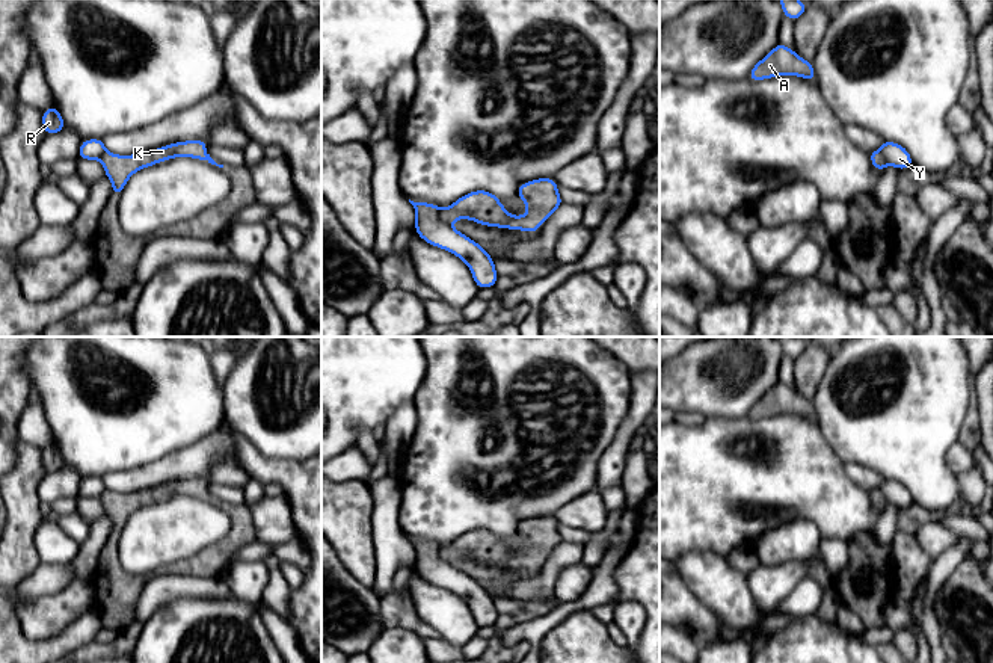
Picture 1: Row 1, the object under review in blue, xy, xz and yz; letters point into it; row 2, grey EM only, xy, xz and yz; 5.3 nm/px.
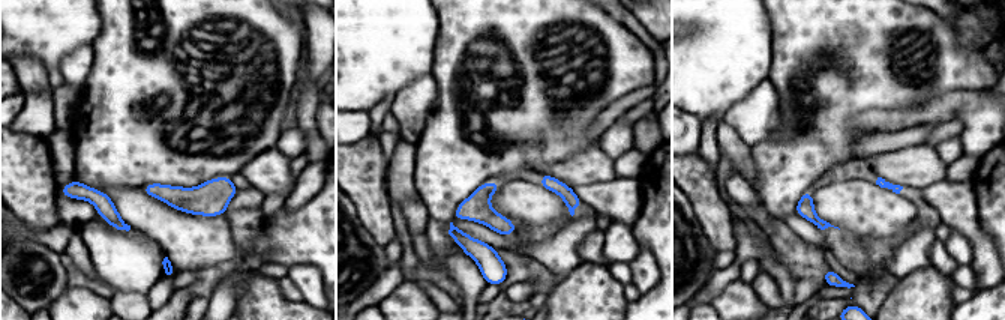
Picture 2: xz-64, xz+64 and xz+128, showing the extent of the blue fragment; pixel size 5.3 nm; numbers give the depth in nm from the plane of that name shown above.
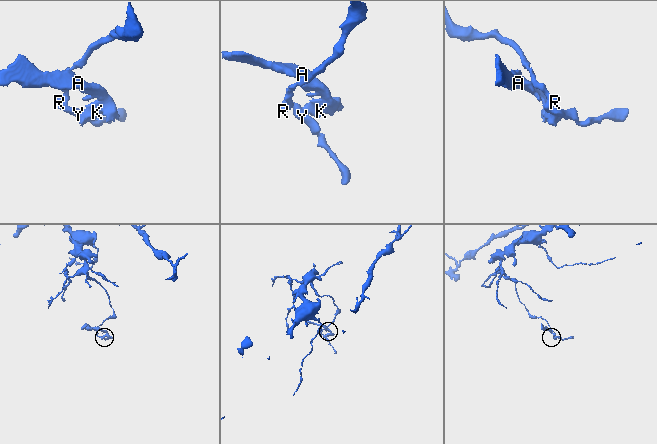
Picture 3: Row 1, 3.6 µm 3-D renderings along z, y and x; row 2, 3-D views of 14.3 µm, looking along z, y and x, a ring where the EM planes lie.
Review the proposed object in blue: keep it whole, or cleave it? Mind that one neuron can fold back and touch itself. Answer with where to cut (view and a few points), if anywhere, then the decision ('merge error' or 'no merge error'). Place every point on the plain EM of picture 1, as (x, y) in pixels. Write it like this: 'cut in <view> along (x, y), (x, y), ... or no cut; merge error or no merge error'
cut in xz along (439, 547), (439, 555), (448, 562); merge error

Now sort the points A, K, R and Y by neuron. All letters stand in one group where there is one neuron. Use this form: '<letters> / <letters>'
A K / R Y

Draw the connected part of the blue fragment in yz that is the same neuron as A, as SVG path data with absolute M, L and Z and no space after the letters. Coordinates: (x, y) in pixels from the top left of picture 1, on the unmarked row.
M777 382L764 397L761 397L749 412L749 417L759 420L779 414L798 414L815 420L812 400L800 396L792 387Z

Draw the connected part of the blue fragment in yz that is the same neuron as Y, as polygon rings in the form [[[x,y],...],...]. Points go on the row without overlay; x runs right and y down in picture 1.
[[[884,479],[881,485],[877,488],[877,491],[880,491],[884,495],[886,503],[890,503],[896,507],[907,507],[913,503],[908,489],[896,480]]]

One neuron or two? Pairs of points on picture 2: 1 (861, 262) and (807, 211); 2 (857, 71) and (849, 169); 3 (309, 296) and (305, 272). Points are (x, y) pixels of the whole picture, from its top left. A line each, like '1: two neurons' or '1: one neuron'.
1: one neuron
2: two neurons
3: one neuron

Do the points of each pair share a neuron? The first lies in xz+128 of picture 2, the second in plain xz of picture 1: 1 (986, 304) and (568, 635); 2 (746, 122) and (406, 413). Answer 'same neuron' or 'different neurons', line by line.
1: different neurons
2: same neuron

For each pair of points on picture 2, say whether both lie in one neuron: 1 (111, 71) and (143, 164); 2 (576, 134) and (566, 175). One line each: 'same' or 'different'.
1: same
2: different

